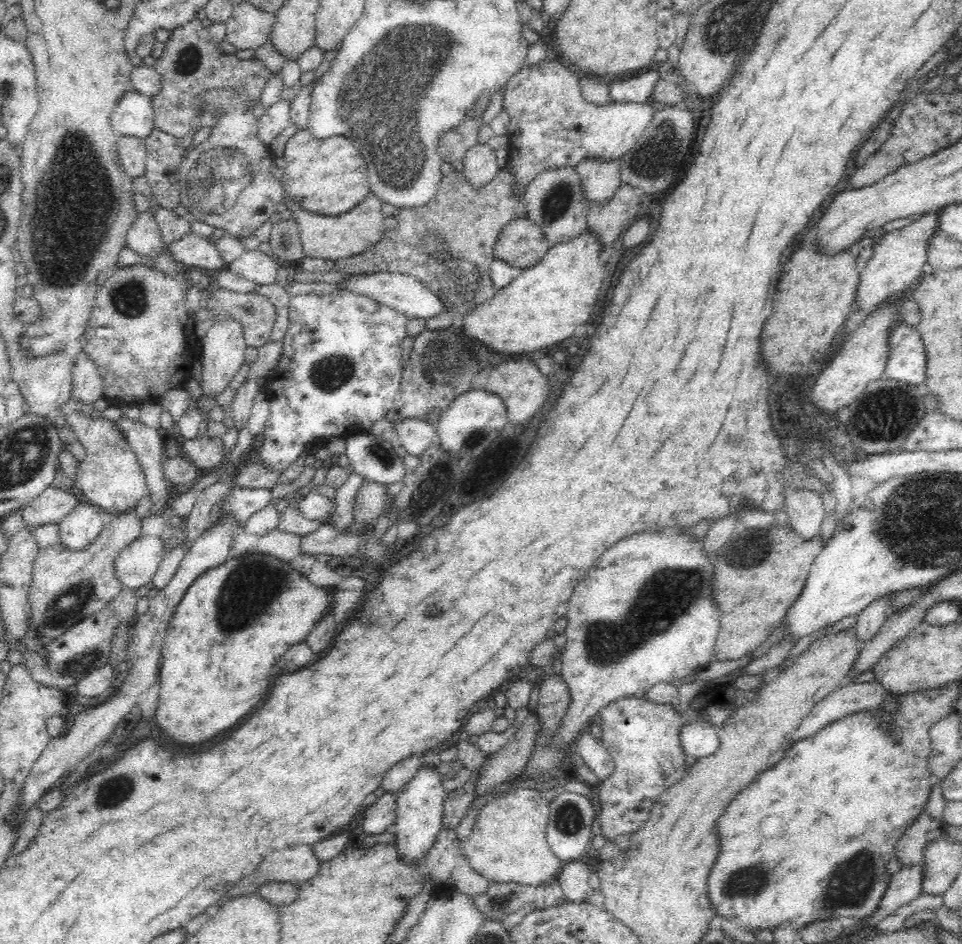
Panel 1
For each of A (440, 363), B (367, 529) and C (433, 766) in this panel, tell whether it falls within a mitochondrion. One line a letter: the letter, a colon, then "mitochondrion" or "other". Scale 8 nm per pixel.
A: mitochondrion
B: other
C: other

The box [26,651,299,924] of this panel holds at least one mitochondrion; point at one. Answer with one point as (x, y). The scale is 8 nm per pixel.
(114, 790)

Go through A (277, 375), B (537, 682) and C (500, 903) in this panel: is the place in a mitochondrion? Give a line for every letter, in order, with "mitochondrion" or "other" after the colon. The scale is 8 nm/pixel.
A: other
B: other
C: mitochondrion

